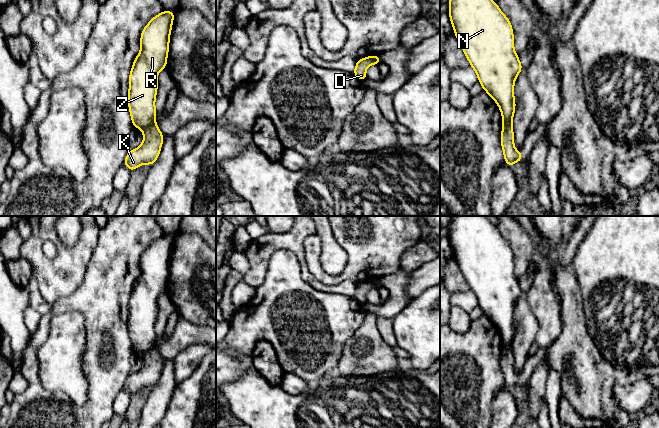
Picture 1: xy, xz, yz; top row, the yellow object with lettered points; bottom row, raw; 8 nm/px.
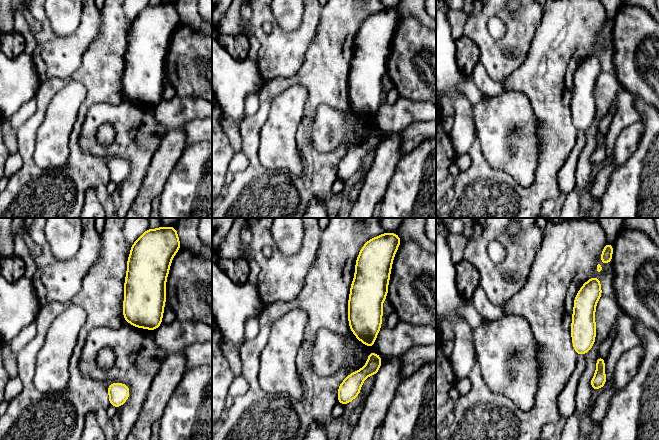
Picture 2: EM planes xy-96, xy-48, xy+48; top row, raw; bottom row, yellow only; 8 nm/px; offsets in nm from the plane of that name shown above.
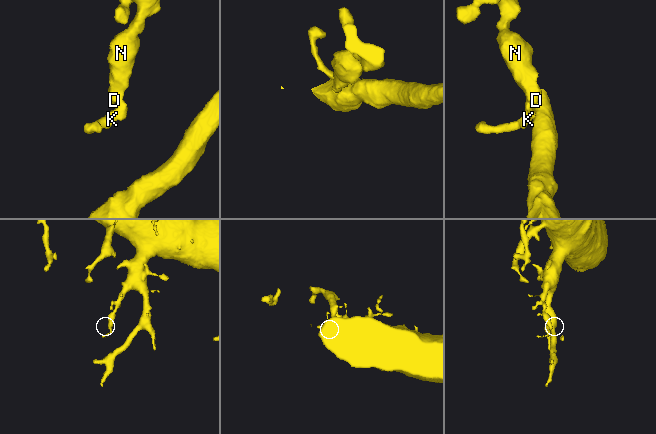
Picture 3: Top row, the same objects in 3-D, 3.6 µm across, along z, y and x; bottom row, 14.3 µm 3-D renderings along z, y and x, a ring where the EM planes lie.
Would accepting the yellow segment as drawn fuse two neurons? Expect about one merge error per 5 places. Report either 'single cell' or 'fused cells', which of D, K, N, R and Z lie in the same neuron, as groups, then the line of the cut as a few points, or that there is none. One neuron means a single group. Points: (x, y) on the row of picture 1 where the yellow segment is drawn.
fused cells; groups D N R Z / K; cut xy (154, 122), (143, 130)

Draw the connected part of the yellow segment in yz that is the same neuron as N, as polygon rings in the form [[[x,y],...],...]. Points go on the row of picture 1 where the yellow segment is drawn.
[[[449,0],[449,17],[470,66],[477,74],[484,91],[497,103],[503,124],[512,124],[516,108],[514,84],[523,70],[514,50],[512,25],[493,0]]]

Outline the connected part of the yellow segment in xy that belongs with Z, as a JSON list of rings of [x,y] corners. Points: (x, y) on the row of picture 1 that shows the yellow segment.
[[[163,10],[141,32],[140,52],[129,75],[128,107],[134,128],[144,130],[155,123],[157,76],[167,66],[174,15]]]

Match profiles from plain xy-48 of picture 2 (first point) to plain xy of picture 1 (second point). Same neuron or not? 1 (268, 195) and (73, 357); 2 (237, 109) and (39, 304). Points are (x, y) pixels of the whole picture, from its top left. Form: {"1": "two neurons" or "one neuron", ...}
{"1": "two neurons", "2": "two neurons"}

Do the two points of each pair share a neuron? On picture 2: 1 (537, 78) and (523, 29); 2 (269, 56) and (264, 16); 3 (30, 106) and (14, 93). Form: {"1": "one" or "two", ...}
{"1": "two", "2": "one", "3": "two"}

